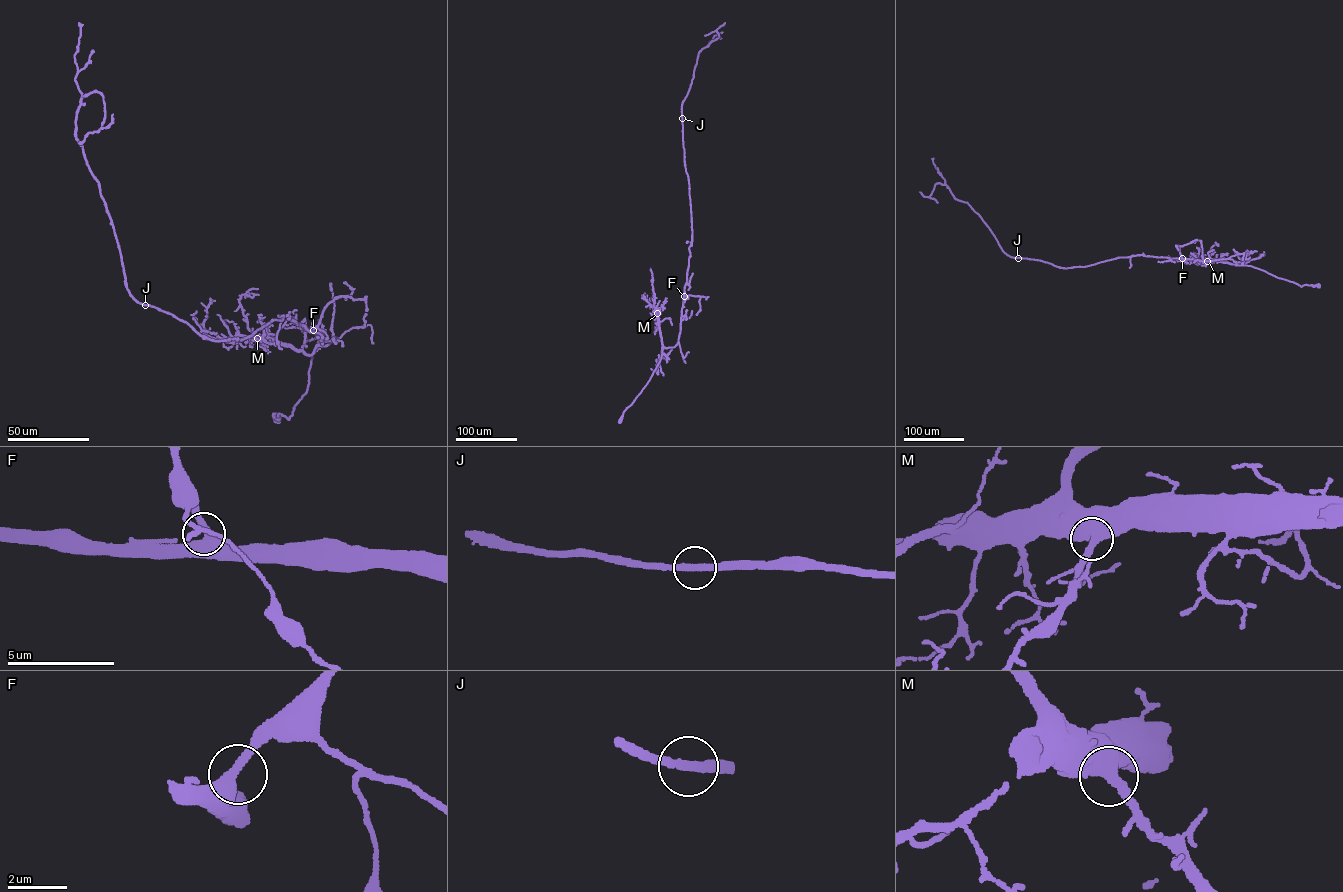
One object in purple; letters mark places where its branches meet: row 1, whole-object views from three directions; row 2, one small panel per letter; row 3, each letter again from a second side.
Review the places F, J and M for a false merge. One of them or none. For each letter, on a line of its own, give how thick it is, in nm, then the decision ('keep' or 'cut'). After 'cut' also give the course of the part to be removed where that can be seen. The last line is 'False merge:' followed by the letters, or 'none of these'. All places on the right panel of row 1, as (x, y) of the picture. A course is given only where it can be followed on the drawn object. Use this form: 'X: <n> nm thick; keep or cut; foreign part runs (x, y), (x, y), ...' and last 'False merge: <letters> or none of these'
F: 440 nm thick; keep
J: 300 nm thick; keep
M: 500 nm thick; keep
False merge: none of these

